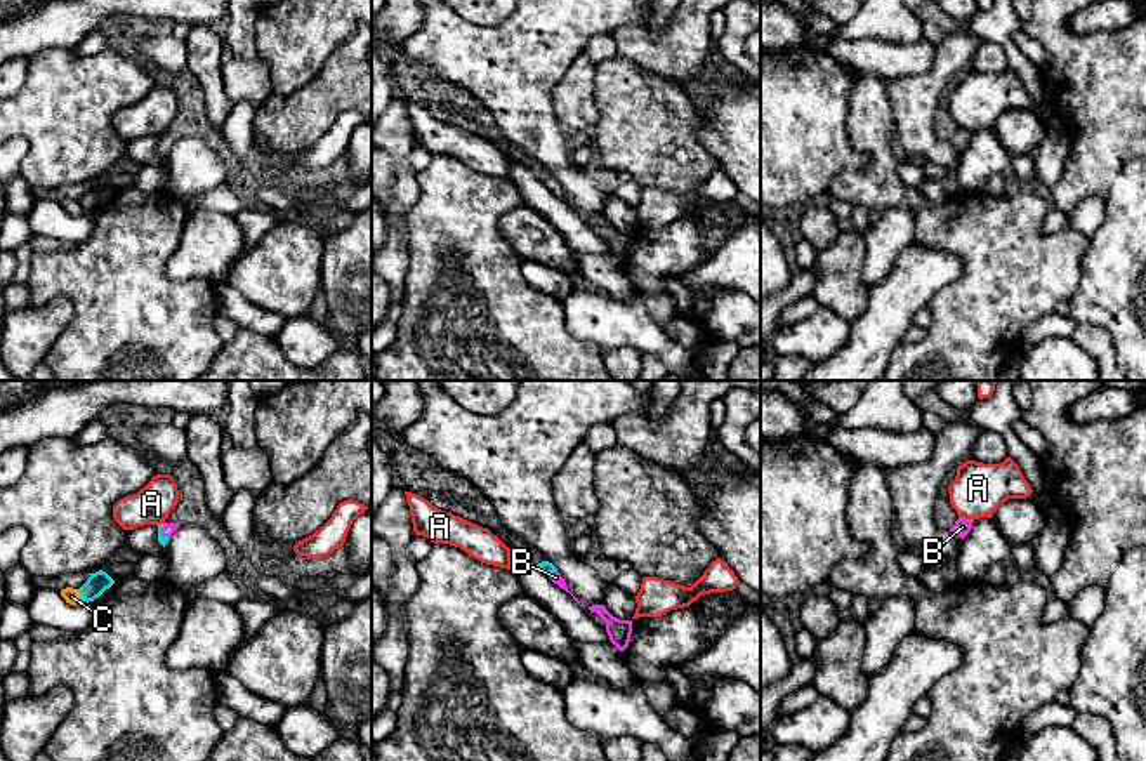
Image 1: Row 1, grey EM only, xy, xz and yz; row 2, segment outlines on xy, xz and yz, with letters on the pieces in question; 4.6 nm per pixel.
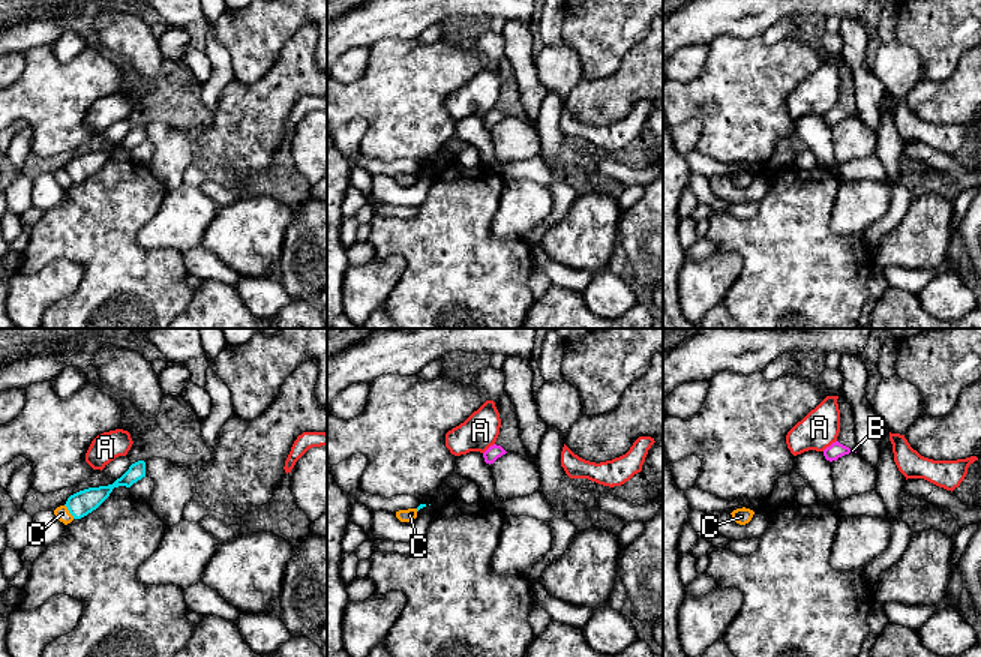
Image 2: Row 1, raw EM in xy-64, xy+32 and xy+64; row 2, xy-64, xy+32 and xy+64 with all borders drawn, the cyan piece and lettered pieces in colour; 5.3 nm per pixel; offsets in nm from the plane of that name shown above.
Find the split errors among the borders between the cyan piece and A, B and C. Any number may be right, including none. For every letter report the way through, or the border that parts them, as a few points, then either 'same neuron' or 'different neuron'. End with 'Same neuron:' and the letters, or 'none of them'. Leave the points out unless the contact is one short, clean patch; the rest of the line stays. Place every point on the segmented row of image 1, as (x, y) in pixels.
A: along xy (162, 522), (157, 525) | different neuron
B: across xz (546, 567), (553, 572), (556, 577) | same neuron
C: along xy (77, 589), (84, 600) | different neuron
Same neuron: B

